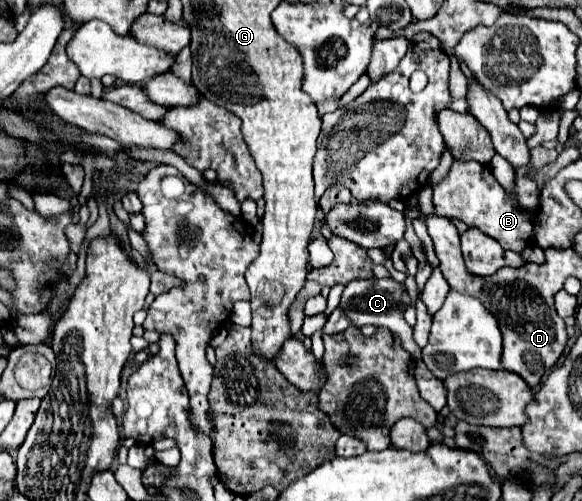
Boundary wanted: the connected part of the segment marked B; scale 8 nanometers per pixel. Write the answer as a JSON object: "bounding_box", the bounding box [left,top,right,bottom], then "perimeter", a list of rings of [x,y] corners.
{"bounding_box":[433,146,557,252],"perimeter":[[[537,146],[531,152],[530,163],[517,170],[517,196],[507,196],[507,192],[499,186],[499,182],[493,178],[491,170],[479,162],[453,162],[451,172],[445,182],[433,186],[433,204],[437,216],[447,218],[459,218],[467,226],[475,226],[487,236],[495,238],[503,248],[521,252],[525,246],[531,244],[531,230],[533,224],[529,220],[529,213],[539,210],[540,190],[532,176],[533,169],[539,169],[557,158],[555,150],[547,150],[543,146]]]}

